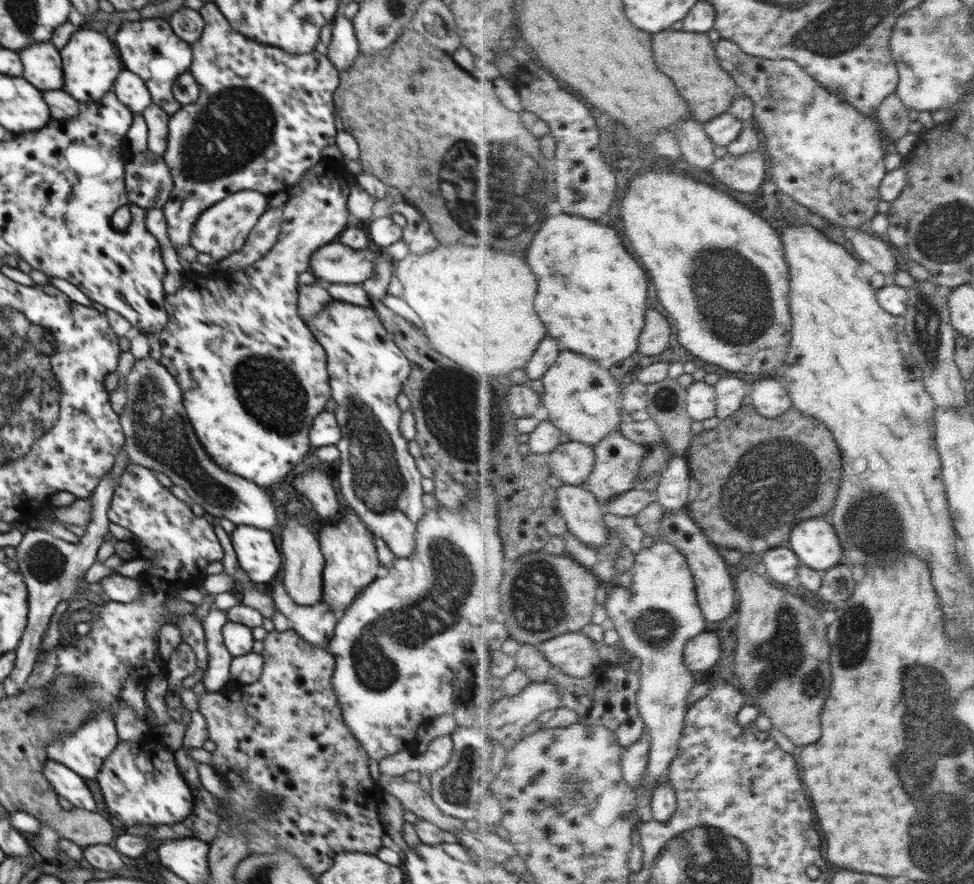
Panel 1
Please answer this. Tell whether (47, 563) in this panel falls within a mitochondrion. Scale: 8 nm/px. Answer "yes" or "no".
yes

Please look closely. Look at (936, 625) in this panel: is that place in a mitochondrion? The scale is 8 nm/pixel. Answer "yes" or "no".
no

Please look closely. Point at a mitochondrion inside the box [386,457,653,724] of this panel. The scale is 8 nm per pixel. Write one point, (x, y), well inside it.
(538, 598)

